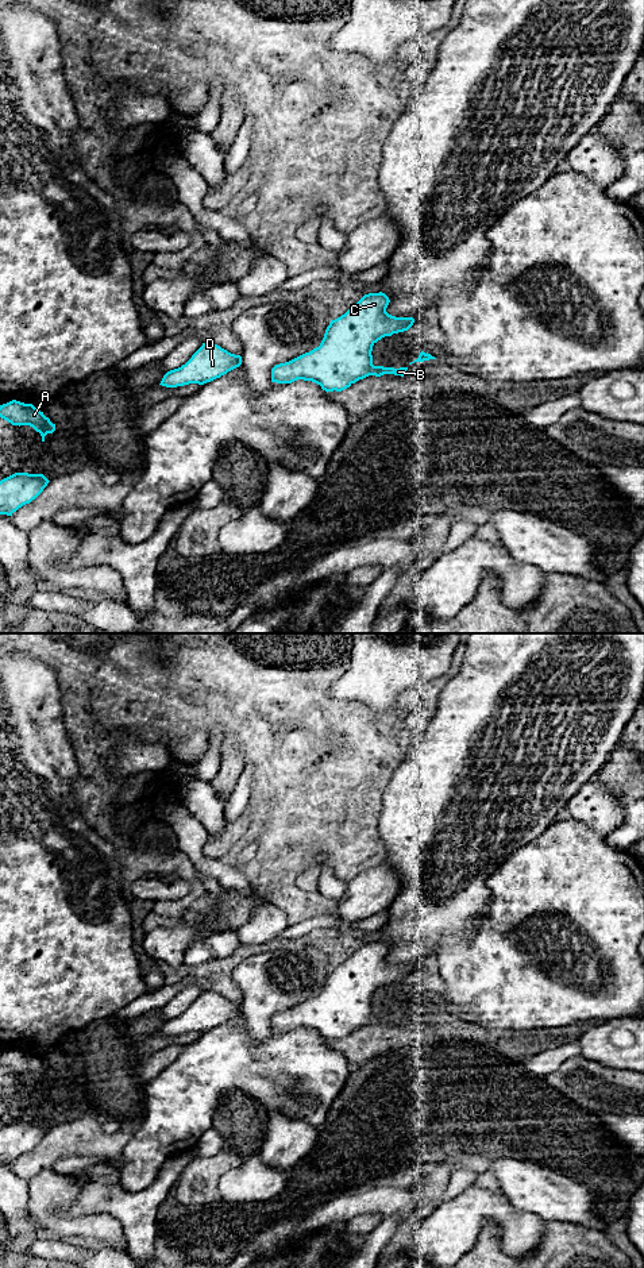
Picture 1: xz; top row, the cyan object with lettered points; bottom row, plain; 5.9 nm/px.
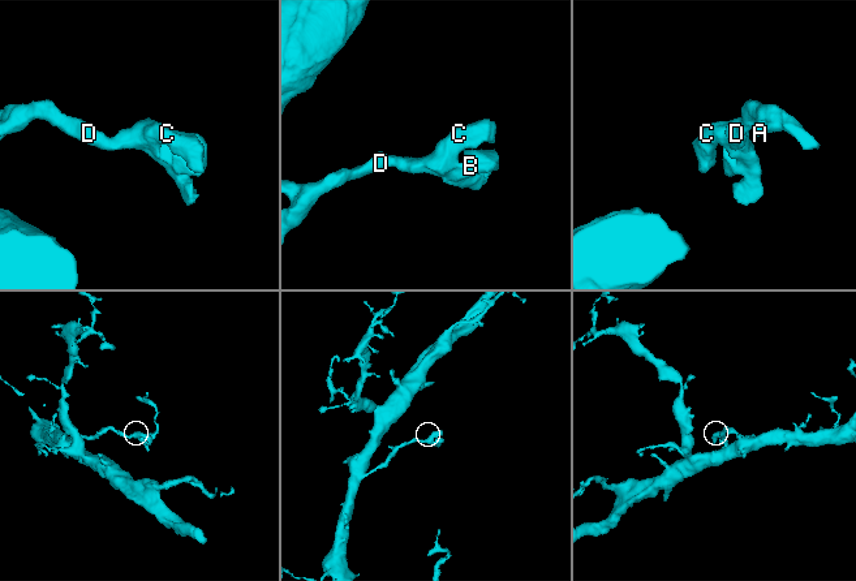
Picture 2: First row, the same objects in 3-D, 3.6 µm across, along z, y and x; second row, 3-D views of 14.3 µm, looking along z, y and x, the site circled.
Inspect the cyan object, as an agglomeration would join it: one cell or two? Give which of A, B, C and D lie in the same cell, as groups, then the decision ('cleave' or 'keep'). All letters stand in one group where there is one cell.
A B C D; keep

